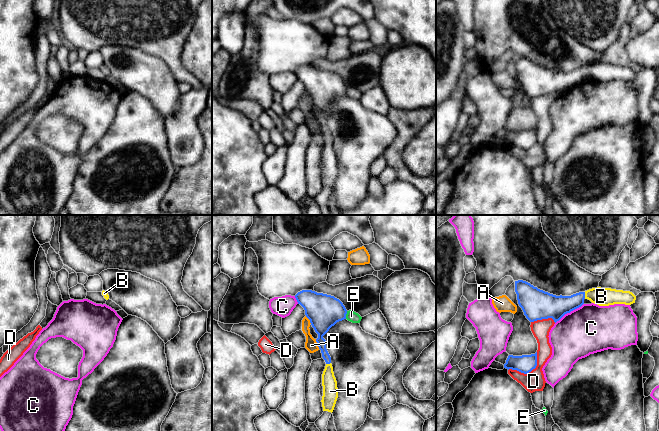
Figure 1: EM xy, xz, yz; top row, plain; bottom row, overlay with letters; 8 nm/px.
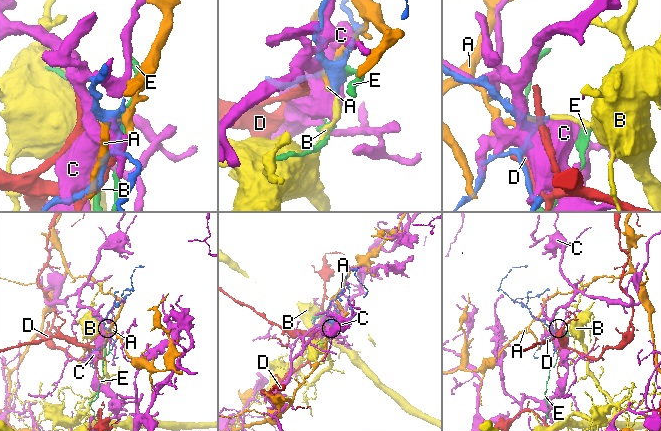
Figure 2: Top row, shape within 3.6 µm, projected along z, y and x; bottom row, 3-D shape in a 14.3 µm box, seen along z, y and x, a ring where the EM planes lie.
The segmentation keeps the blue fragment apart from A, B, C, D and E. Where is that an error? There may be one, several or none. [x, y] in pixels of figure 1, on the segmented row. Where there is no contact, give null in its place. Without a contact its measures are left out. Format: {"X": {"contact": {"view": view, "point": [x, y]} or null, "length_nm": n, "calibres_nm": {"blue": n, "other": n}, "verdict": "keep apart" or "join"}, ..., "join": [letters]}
{"A": {"contact": {"view": "xz", "point": [317, 344]}, "length_nm": 90, "calibres_nm": {"blue": 240, "other": 100}, "verdict": "keep apart"}, "B": {"contact": {"view": "yz", "point": [584, 295]}, "length_nm": 60, "calibres_nm": {"blue": 180, "other": 140}, "verdict": "join"}, "C": {"contact": {"view": "yz", "point": [569, 312]}, "length_nm": 280, "calibres_nm": {"blue": 220, "other": 380}, "verdict": "keep apart"}, "D": {"contact": {"view": "yz", "point": [529, 371]}, "length_nm": 280, "calibres_nm": {"blue": 140, "other": 160}, "verdict": "keep apart"}, "E": {"contact": {"view": "xz", "point": [345, 315]}, "length_nm": 70, "calibres_nm": {"blue": 280, "other": 90}, "verdict": "keep apart"}, "join": ["B"]}

